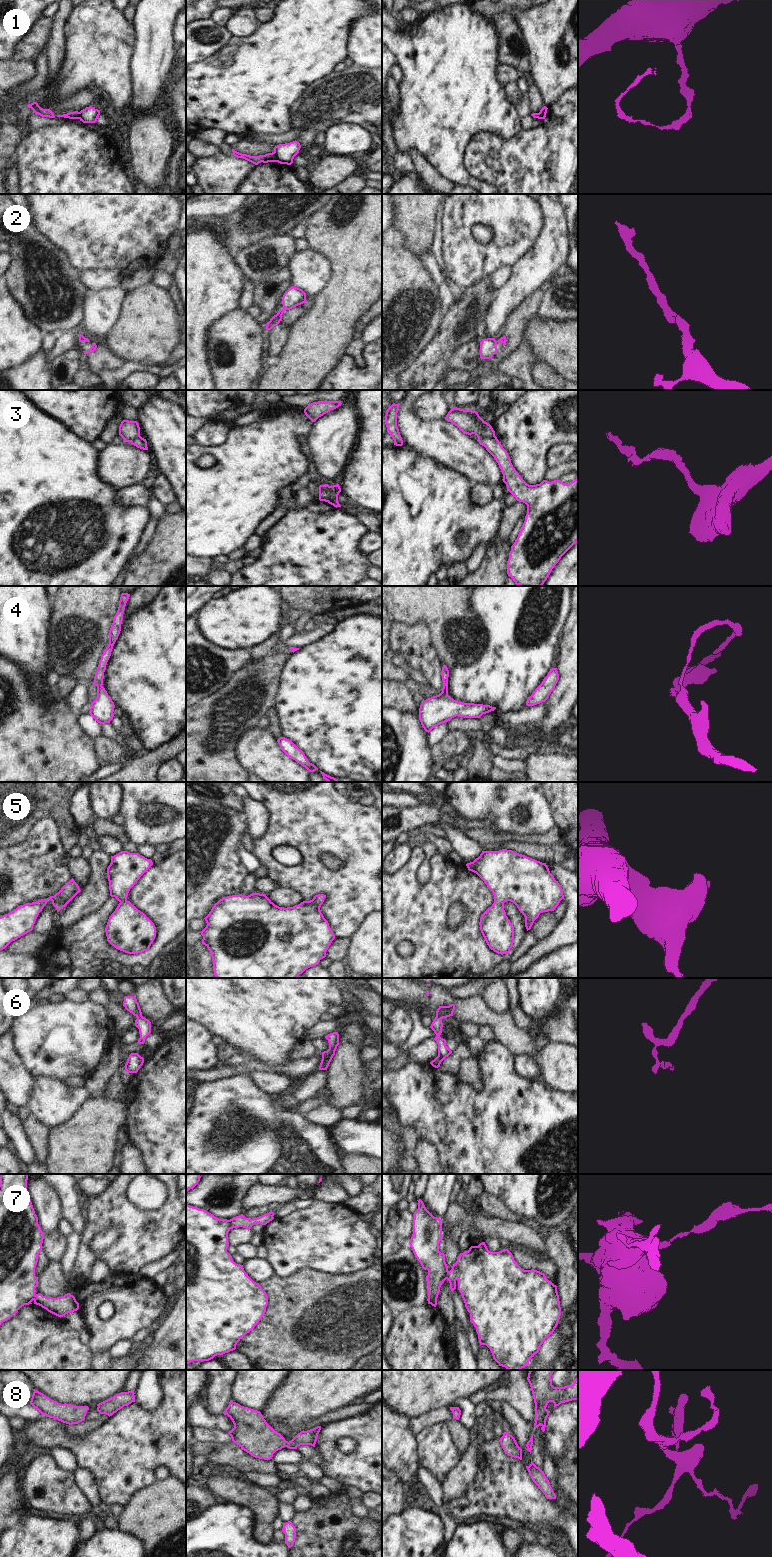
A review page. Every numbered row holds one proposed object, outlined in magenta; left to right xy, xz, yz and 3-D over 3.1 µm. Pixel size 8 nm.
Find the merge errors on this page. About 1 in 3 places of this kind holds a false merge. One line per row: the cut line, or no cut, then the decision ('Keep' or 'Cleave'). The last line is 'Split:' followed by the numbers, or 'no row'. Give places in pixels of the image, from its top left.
1: Split along xz (273, 152), (276, 161). Cleave
2: No split. Keep
3: Split along xz (332, 486), (328, 502). Cleave
4: No split. Keep
5: No split. Keep
6: No split. Keep
7: Split along xz (229, 1220), (231, 1228). Cleave
8: No split. Keep
Split: 1, 3, 7.

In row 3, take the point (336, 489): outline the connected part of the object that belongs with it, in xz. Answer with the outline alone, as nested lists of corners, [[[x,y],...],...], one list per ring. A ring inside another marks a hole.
[[[338,483],[332,486],[332,494],[330,496],[329,504],[333,505],[336,508],[341,507],[341,505],[338,502],[338,495],[340,492],[341,492],[341,488]]]

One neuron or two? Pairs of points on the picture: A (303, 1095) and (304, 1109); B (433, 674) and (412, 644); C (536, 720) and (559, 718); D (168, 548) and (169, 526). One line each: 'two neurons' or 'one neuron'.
A: two neurons
B: one neuron
C: two neurons
D: one neuron

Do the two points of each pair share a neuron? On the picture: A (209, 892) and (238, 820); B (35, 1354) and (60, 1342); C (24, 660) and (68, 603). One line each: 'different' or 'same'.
A: same
B: same
C: different

